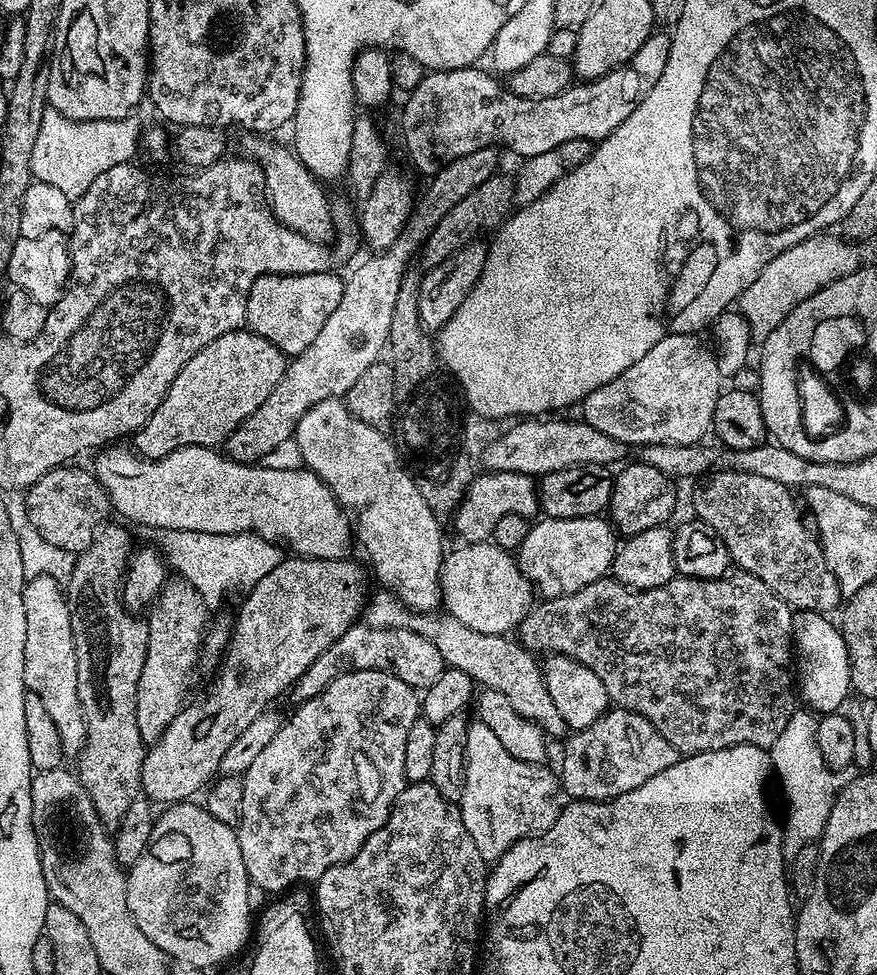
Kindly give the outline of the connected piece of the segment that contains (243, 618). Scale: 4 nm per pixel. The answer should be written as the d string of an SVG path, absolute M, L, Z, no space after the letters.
M293 555L280 561L260 582L246 592L236 616L236 628L231 633L226 655L223 657L224 669L216 676L212 689L205 700L197 704L189 703L166 726L166 730L144 753L140 791L153 805L171 806L191 801L195 792L203 793L217 779L220 763L226 750L258 718L269 711L271 700L287 693L292 685L310 670L310 662L322 654L346 630L361 619L366 597L370 588L364 585L364 576L351 564L351 559L315 560L309 556Z

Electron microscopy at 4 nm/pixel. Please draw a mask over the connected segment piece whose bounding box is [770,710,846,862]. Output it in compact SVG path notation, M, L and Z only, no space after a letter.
M811 711L793 712L790 722L778 734L778 742L770 749L772 772L780 779L780 788L784 791L784 800L788 803L788 813L782 816L784 830L784 859L791 862L802 850L802 846L816 844L824 833L826 818L836 801L836 795L846 783L843 771L826 766L822 750L818 750L818 719Z

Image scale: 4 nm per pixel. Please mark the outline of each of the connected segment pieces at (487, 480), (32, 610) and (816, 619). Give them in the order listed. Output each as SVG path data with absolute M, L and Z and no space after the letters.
M485 471L483 475L477 475L473 479L472 485L466 490L462 502L454 513L456 532L464 544L482 544L491 541L494 526L498 526L498 521L506 518L506 514L518 514L529 518L541 515L538 484L533 477L513 472L489 471Z
M33 576L24 586L26 606L26 650L24 651L24 687L38 694L62 737L65 757L76 758L84 747L86 722L78 698L78 666L70 610L65 589L49 576Z
M816 612L795 613L792 622L794 648L798 653L798 696L816 714L843 709L844 699L852 688L852 675L844 635L827 615Z

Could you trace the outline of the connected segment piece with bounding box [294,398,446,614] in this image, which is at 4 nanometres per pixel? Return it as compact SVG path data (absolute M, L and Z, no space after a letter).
M337 398L334 400L323 400L314 406L310 406L310 410L306 410L306 414L302 414L302 418L296 427L296 434L294 437L294 445L300 451L303 467L312 472L322 483L328 485L328 489L336 496L336 501L341 508L351 510L354 513L354 536L364 547L364 552L368 555L368 560L372 563L372 568L376 571L376 576L381 580L383 587L387 591L392 592L401 600L411 612L422 612L425 614L432 614L441 607L442 601L440 599L440 571L442 570L442 562L446 555L446 547L444 548L444 536L440 533L441 521L438 519L435 512L430 510L430 506L426 506L426 498L422 498L422 494L418 490L418 486L412 481L412 473L408 471L407 467L402 463L401 457L398 455L393 441L381 429L370 426L366 422L362 422L358 418L354 418L350 414L347 403L343 399Z

